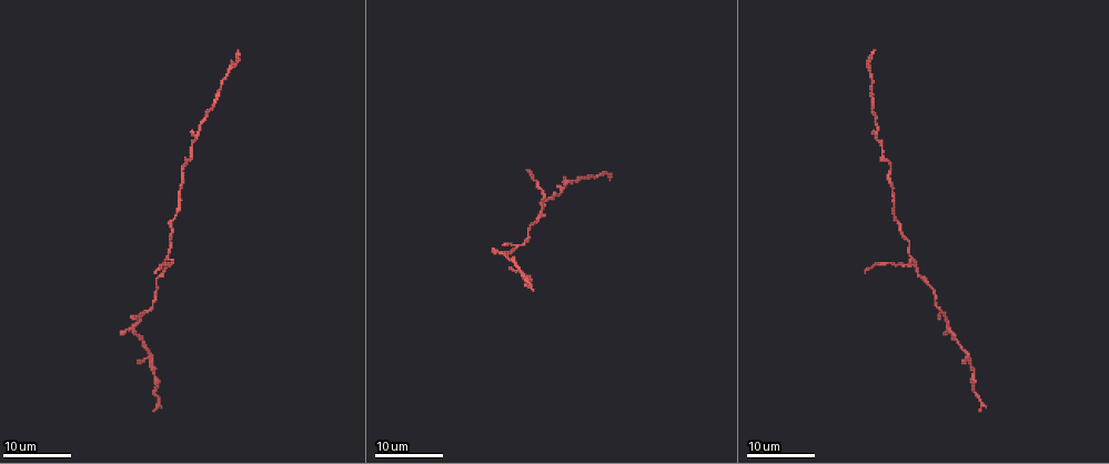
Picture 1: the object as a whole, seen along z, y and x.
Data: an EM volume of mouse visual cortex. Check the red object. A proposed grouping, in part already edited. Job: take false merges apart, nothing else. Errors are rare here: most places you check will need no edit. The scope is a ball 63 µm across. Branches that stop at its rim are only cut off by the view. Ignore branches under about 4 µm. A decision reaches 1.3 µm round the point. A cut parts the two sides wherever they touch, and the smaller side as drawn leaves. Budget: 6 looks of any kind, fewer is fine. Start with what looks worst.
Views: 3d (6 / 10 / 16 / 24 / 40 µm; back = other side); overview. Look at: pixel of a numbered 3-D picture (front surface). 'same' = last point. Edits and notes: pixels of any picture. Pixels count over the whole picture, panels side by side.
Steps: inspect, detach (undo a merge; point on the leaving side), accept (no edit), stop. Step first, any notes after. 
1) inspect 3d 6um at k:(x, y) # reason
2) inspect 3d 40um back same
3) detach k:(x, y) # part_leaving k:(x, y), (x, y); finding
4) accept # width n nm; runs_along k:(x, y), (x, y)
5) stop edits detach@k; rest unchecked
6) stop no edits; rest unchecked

inspect 3d 16um at 1:(540, 217) # a fork

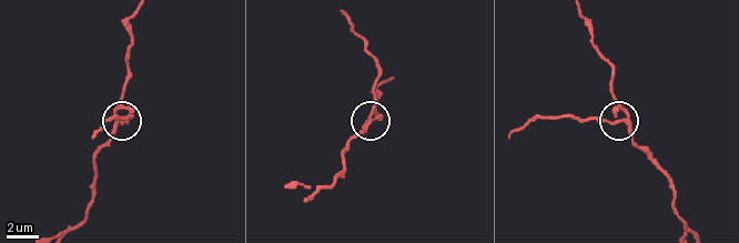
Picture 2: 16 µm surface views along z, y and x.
inspect 3d 6um at 2:(369, 123)

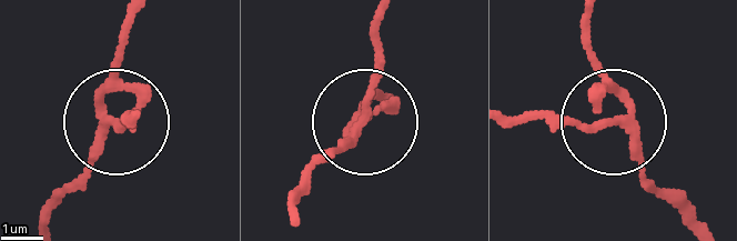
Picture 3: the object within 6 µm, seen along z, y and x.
inspect 3d 6um back at 3:(112, 119)

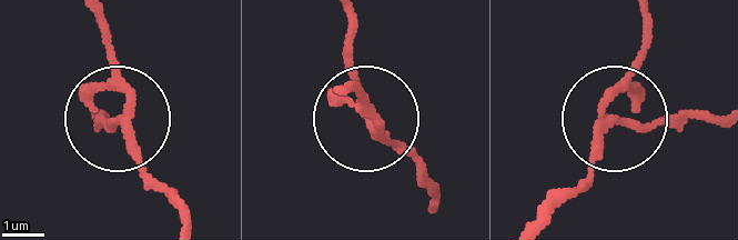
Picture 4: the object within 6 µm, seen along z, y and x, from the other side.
detach 4:(351, 68) # part_leaving 4:(370, 131), (349, 18); two neurons meet here

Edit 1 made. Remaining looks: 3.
inspect overview

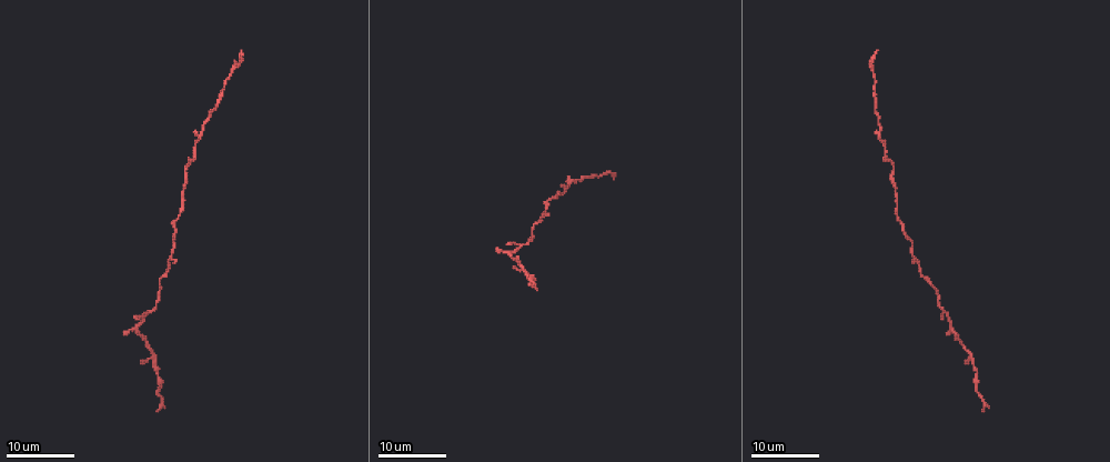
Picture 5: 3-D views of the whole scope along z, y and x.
inspect 3d 24um at 5:(881, 132) # three arms meet

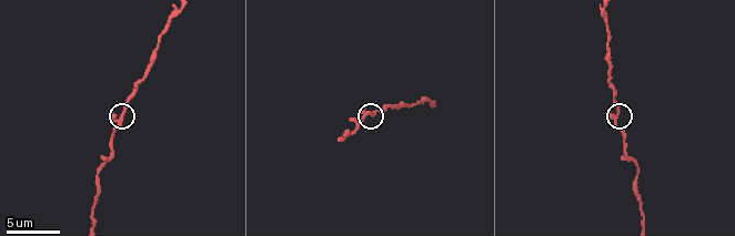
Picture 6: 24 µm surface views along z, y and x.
inspect 3d 10um at 6:(121, 116)

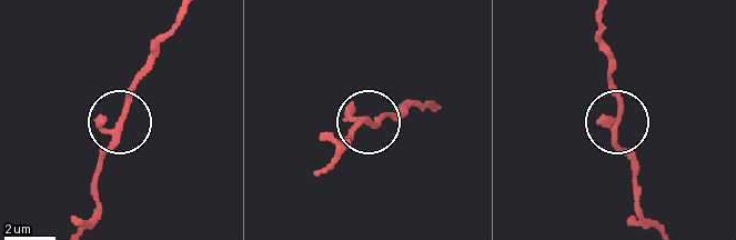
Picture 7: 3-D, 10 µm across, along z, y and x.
accept # runs_along 7:(655, 227), (641, 208), (636, 169), (617, 138), (611, 50); one neuron here

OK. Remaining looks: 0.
stop edits detach@4; rest unchecked

